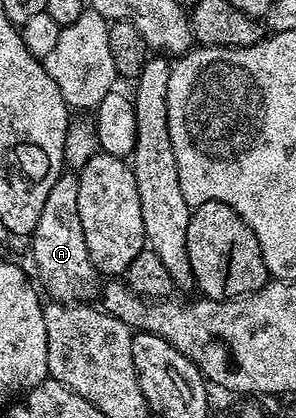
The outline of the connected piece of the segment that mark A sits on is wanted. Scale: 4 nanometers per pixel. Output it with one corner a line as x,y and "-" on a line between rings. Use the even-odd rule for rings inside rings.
65,172
50,188
42,216
38,216
36,229
30,235
32,258
36,261
35,277
40,277
39,285
44,285
43,293
49,299
69,304
80,304
97,293
98,271
86,252
86,236
82,236
82,220
78,220
78,177
75,173

